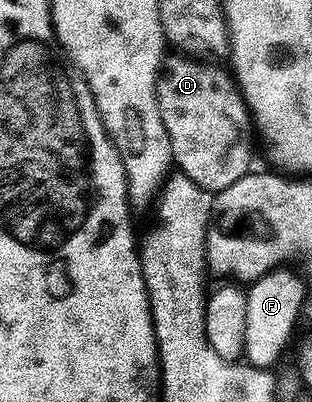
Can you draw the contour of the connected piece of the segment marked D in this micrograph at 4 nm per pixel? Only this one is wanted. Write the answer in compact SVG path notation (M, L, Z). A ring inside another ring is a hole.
M186 54L168 55L159 70L159 80L155 84L161 122L165 126L165 134L169 134L174 167L182 175L197 182L197 186L212 194L225 190L225 186L233 186L237 178L241 178L253 168L251 164L253 117L247 110L247 104L243 100L243 94L235 82L234 75L226 67L218 68L215 64L218 63L208 62L203 58L192 58Z

